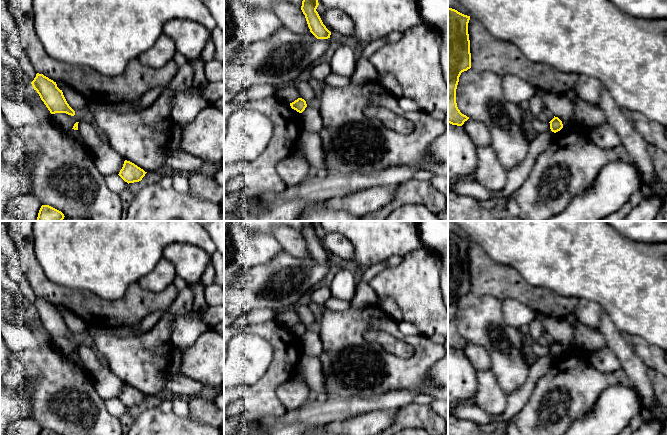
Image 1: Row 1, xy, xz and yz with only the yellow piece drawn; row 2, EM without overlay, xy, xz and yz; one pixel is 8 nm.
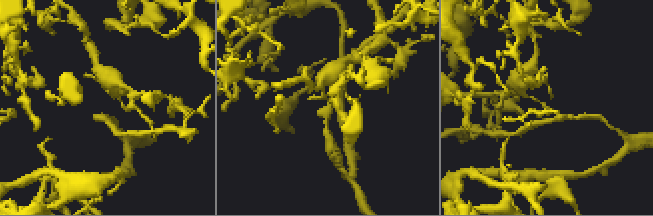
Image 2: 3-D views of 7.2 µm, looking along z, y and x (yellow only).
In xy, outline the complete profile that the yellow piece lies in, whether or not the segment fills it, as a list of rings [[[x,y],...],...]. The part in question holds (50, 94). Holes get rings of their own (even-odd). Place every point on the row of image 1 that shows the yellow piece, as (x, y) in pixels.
[[[37,73],[31,84],[51,114],[66,113],[71,116],[75,115],[75,111],[67,103],[56,82],[43,74]]]

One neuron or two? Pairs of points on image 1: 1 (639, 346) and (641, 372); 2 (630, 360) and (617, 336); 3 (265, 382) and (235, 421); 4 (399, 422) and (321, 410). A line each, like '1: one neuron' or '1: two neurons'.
1: two neurons
2: one neuron
3: one neuron
4: two neurons

